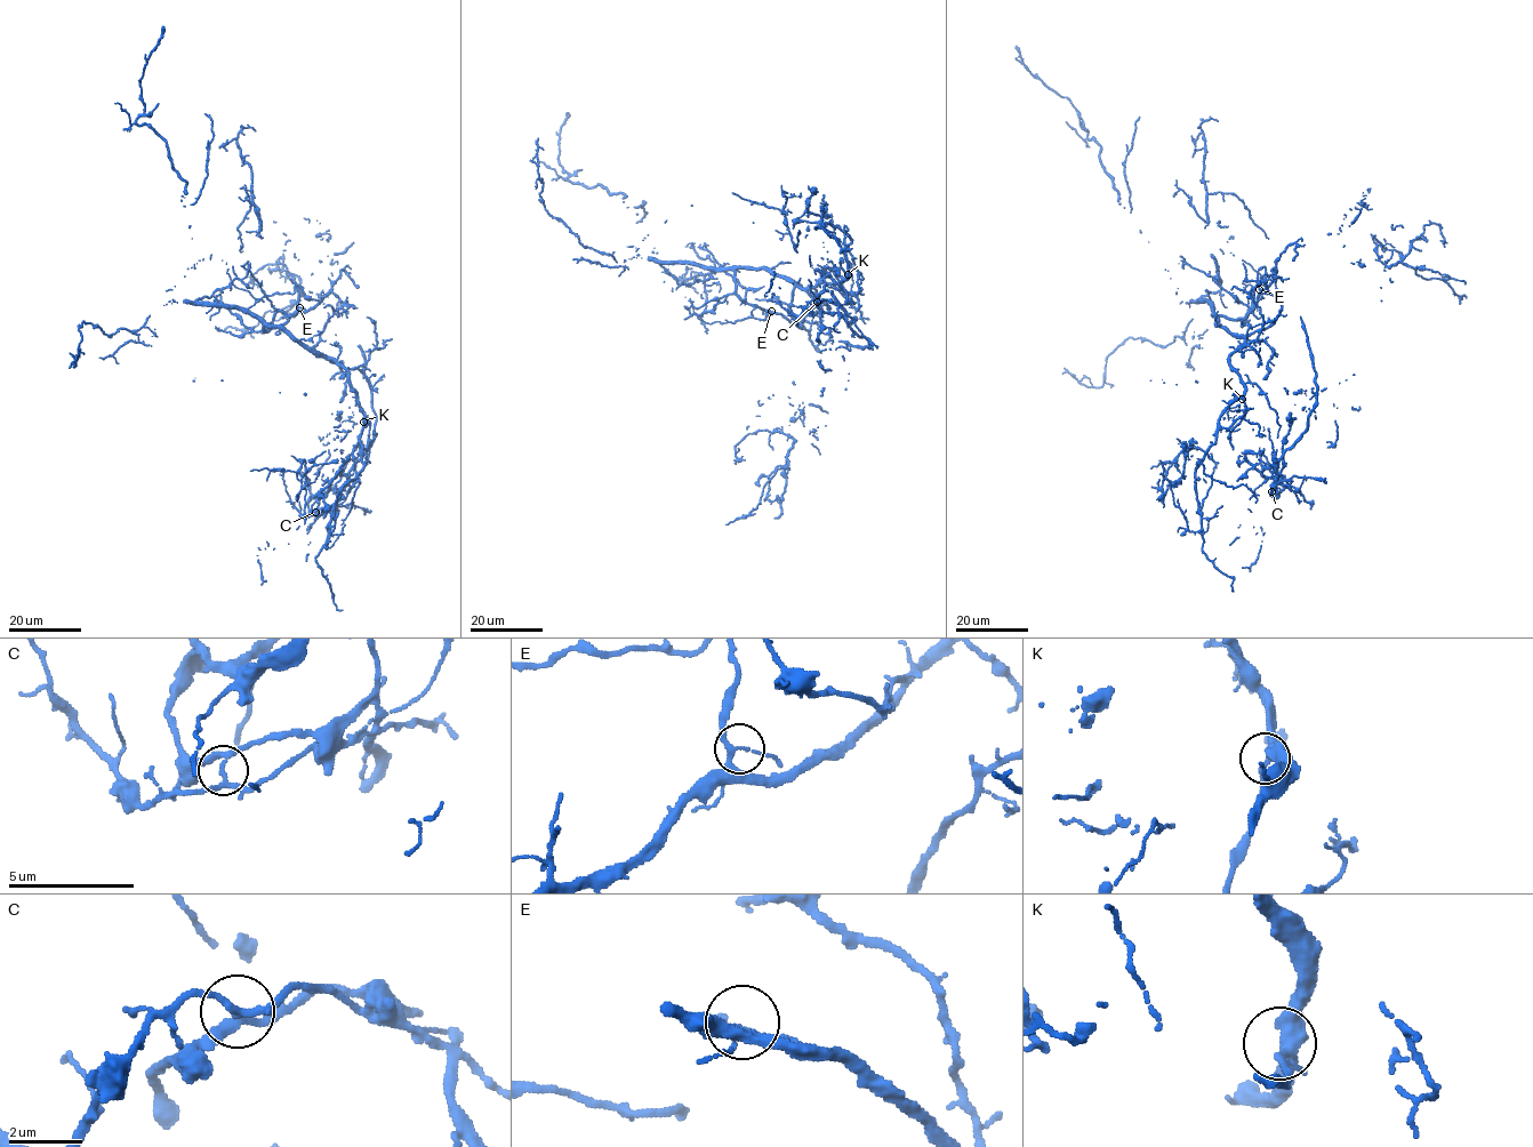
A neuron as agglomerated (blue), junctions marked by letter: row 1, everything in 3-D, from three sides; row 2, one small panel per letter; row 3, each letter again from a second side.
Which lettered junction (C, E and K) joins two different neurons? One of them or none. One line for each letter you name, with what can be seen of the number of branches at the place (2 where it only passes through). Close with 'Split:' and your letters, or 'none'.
C: 4
Split: C

